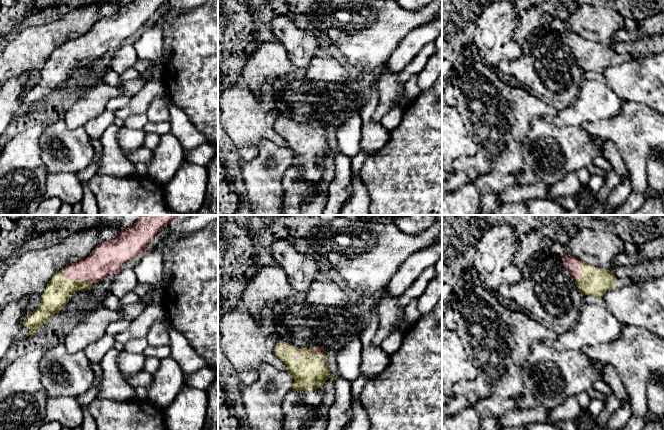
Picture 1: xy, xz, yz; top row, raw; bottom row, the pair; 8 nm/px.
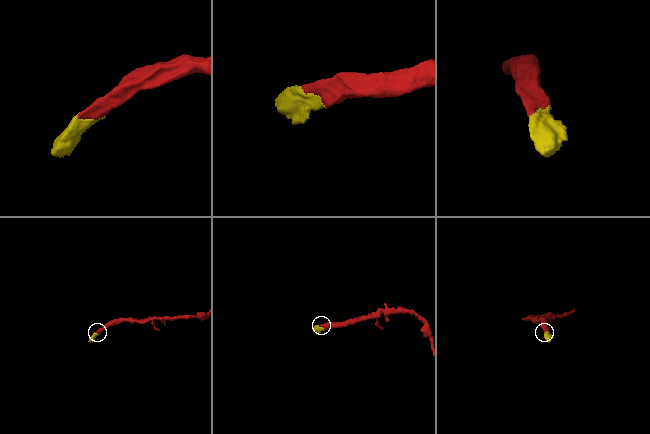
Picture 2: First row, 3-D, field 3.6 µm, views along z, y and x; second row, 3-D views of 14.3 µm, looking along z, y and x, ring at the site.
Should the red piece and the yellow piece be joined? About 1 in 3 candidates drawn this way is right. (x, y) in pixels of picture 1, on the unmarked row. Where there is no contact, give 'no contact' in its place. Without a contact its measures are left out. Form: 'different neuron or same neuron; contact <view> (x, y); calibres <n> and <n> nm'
same neuron; contact xy (76, 55); calibres 240 and 220 nm

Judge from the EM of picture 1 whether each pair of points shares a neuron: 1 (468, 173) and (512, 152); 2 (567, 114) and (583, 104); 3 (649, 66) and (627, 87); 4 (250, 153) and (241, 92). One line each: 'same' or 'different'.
1: same
2: same
3: same
4: same

